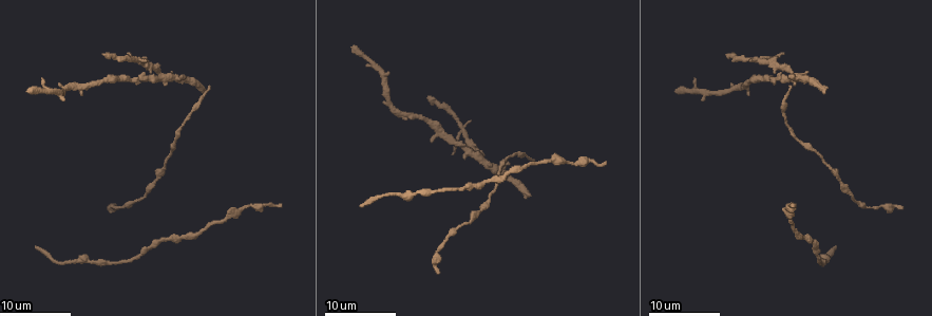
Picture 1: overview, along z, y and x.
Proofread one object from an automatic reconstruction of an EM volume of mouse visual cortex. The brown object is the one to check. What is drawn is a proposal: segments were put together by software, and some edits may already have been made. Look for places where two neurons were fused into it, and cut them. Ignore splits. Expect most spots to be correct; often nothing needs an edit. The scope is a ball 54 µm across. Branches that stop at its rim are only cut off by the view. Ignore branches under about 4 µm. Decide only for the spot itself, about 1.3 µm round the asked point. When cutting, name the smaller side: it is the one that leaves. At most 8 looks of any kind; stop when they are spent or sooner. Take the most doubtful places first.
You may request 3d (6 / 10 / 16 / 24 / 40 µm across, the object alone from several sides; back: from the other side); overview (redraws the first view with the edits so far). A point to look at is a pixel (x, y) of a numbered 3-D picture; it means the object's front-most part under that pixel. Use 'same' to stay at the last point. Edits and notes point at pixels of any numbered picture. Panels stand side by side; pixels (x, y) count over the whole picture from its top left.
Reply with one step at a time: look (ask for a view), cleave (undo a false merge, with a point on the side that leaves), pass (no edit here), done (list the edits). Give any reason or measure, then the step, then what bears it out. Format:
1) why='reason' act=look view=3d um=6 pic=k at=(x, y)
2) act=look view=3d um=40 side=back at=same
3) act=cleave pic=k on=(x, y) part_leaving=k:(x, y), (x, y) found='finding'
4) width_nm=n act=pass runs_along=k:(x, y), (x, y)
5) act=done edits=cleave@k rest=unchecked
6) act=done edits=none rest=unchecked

act=look view=3d um=24 pic=1 at=(149, 191)

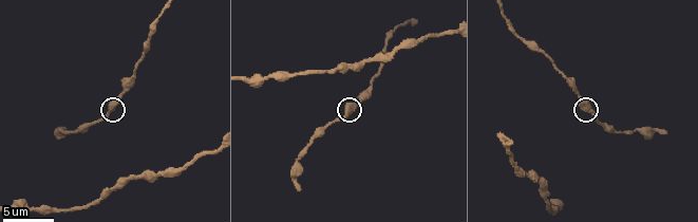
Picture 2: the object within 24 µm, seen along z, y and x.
why='zoom in' act=look view=3d um=6 pic=2 at=(585, 108)

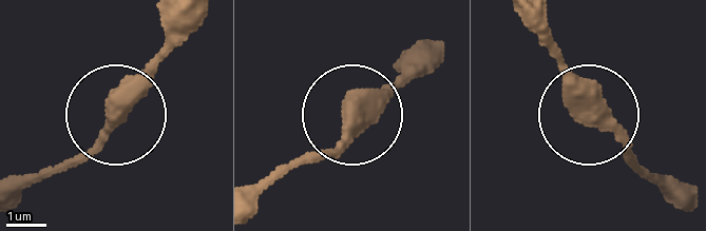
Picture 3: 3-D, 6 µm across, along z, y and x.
act=pass runs_along=3:(522, 17), (573, 97), (650, 175) found='one neuron here'

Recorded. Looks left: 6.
why='sudden change in width' act=look view=3d um=24 pic=1 at=(396, 192)

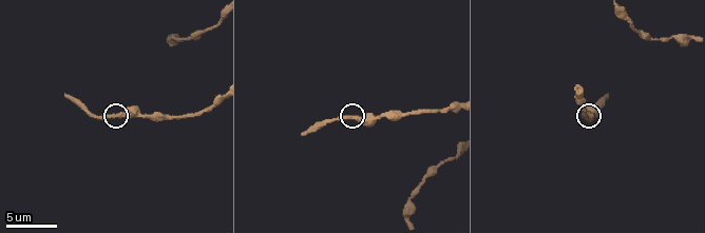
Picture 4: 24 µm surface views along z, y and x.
why='zoom in' act=look view=3d um=10 pic=4 at=(118, 115)

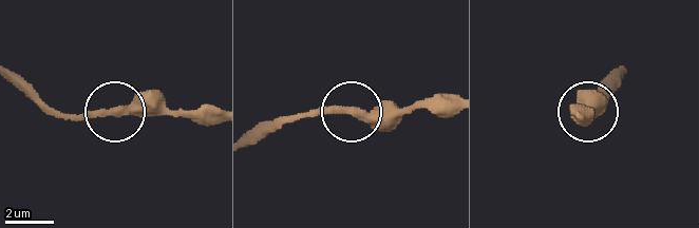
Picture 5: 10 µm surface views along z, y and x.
act=pass found='all the same neuron'

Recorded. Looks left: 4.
why='thick turns thin' act=look view=3d um=16 pic=1 at=(577, 164)

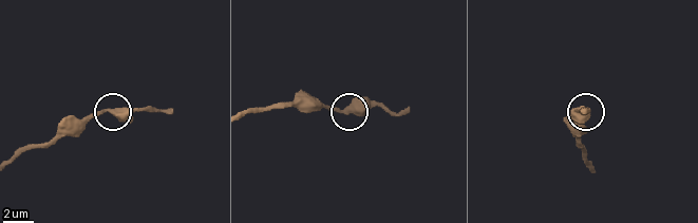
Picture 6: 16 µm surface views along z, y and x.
act=look view=3d um=6 pic=6 at=(347, 109)

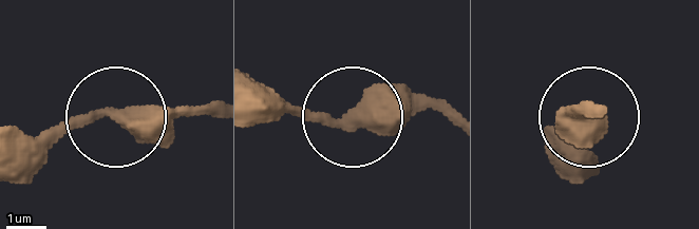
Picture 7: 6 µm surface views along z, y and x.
act=pass found='all the same neuron'

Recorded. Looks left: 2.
act=look view=3d um=16 pic=2 at=(127, 180)

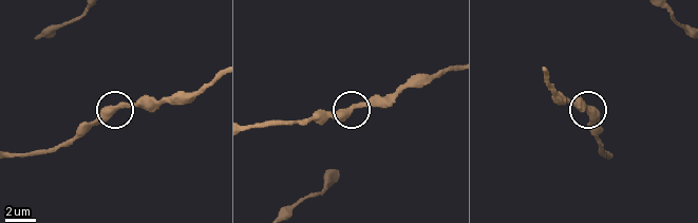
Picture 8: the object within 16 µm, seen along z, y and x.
why='from behind' act=look view=3d um=16 side=back pic=8 at=(113, 112)

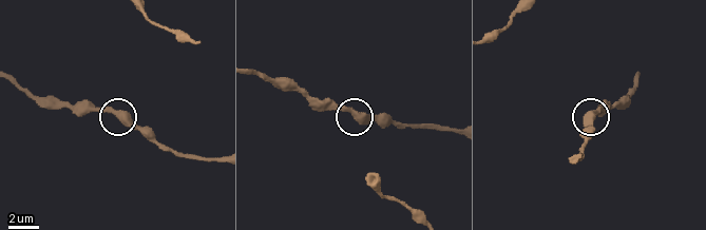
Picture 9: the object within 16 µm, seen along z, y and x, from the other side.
side_arm_um=20 act=pass found='all the same neuron'

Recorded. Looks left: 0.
act=done edits=none rest=unchecked

